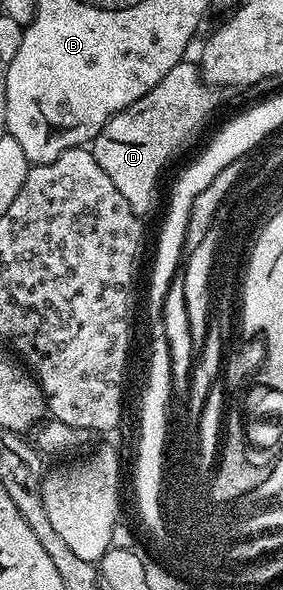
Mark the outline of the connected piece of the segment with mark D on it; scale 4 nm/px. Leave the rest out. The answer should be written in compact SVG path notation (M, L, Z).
M186 59L171 67L143 99L115 114L91 142L99 167L107 171L111 183L138 215L145 215L152 207L153 192L165 164L204 127L217 105L218 90L206 82L200 68L191 61Z

